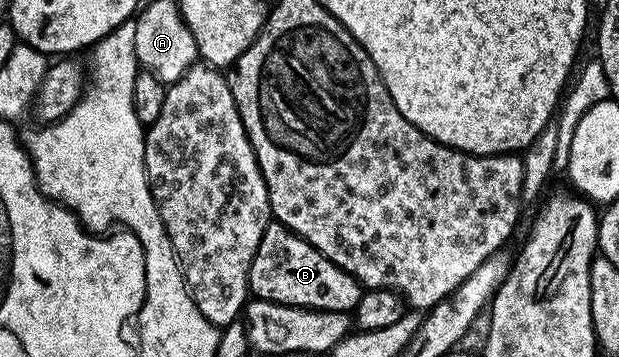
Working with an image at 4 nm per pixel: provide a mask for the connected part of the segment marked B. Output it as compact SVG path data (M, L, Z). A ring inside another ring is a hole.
M271 220L260 239L260 247L250 264L249 292L260 301L275 301L281 305L297 305L300 309L323 309L337 313L357 310L364 292L363 286L350 273L326 258L303 237Z

